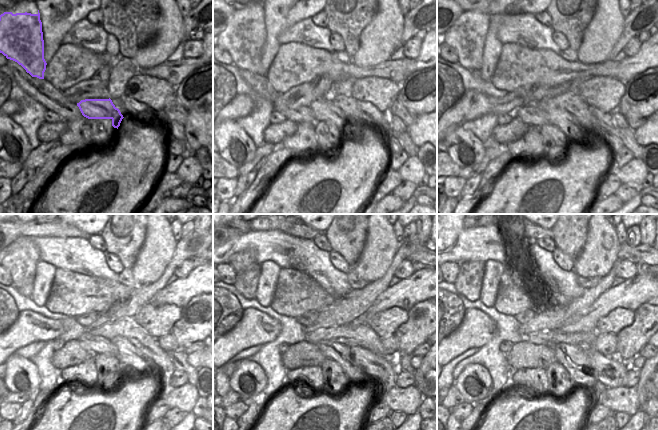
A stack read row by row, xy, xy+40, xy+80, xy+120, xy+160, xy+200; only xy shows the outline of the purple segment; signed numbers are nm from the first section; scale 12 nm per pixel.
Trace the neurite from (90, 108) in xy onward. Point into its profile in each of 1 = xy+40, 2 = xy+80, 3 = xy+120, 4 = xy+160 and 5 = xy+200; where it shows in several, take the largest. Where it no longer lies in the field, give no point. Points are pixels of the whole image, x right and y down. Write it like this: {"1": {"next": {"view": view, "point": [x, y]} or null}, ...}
{"1": {"next": {"view": "xy+40", "point": [324, 110]}}, "2": {"next": {"view": "xy+80", "point": [588, 137]}}, "3": {"next": {"view": "xy+120", "point": [149, 365]}}, "4": {"next": {"view": "xy+160", "point": [381, 371]}}, "5": {"next": {"view": "xy+200", "point": [611, 373]}}}

